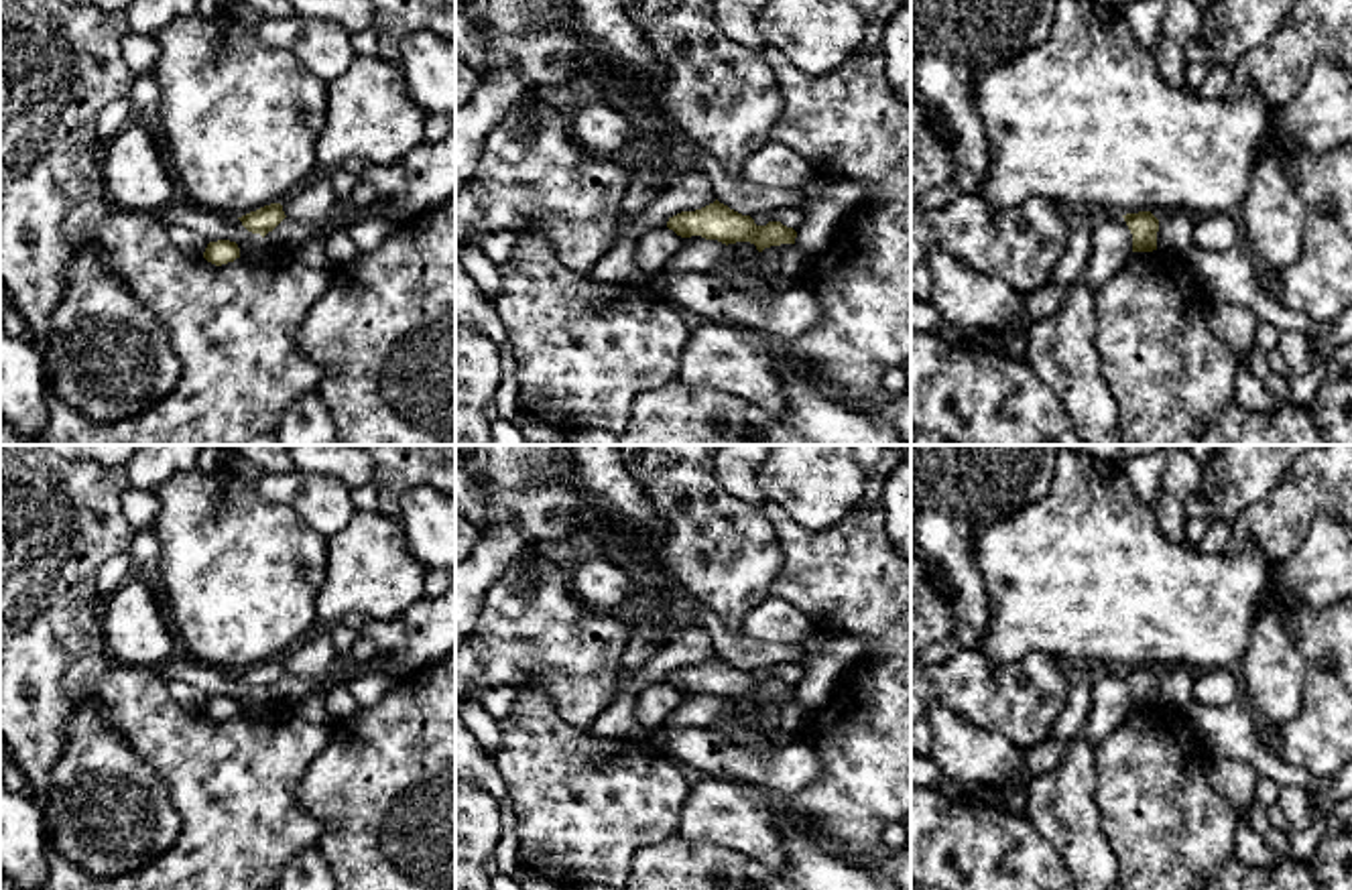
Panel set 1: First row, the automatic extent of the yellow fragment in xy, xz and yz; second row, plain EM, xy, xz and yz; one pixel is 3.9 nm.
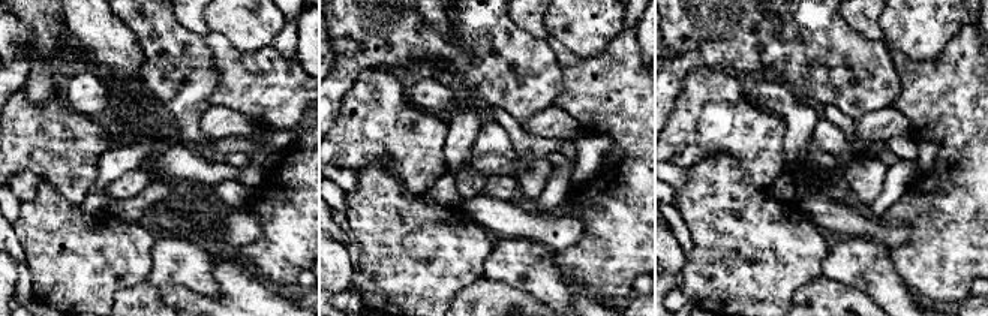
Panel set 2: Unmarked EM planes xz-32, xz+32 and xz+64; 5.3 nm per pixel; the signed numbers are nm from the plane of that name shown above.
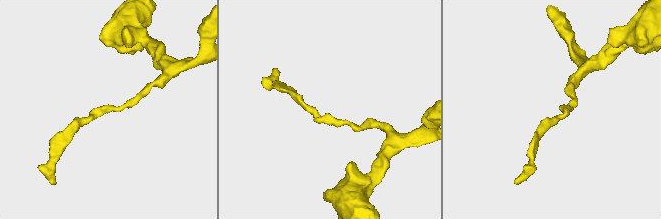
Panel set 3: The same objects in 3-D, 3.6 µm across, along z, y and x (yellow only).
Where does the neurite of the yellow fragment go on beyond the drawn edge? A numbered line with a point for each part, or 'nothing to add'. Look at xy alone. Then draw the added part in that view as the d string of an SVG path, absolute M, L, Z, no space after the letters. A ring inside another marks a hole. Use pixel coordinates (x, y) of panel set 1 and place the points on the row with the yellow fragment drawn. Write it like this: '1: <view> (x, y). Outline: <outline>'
nothing to add

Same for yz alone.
nothing to add

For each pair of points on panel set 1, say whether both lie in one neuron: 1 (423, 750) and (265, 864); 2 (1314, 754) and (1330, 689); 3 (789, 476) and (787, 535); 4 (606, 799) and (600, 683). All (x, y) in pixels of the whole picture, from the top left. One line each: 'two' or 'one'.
1: two
2: one
3: two
4: two

